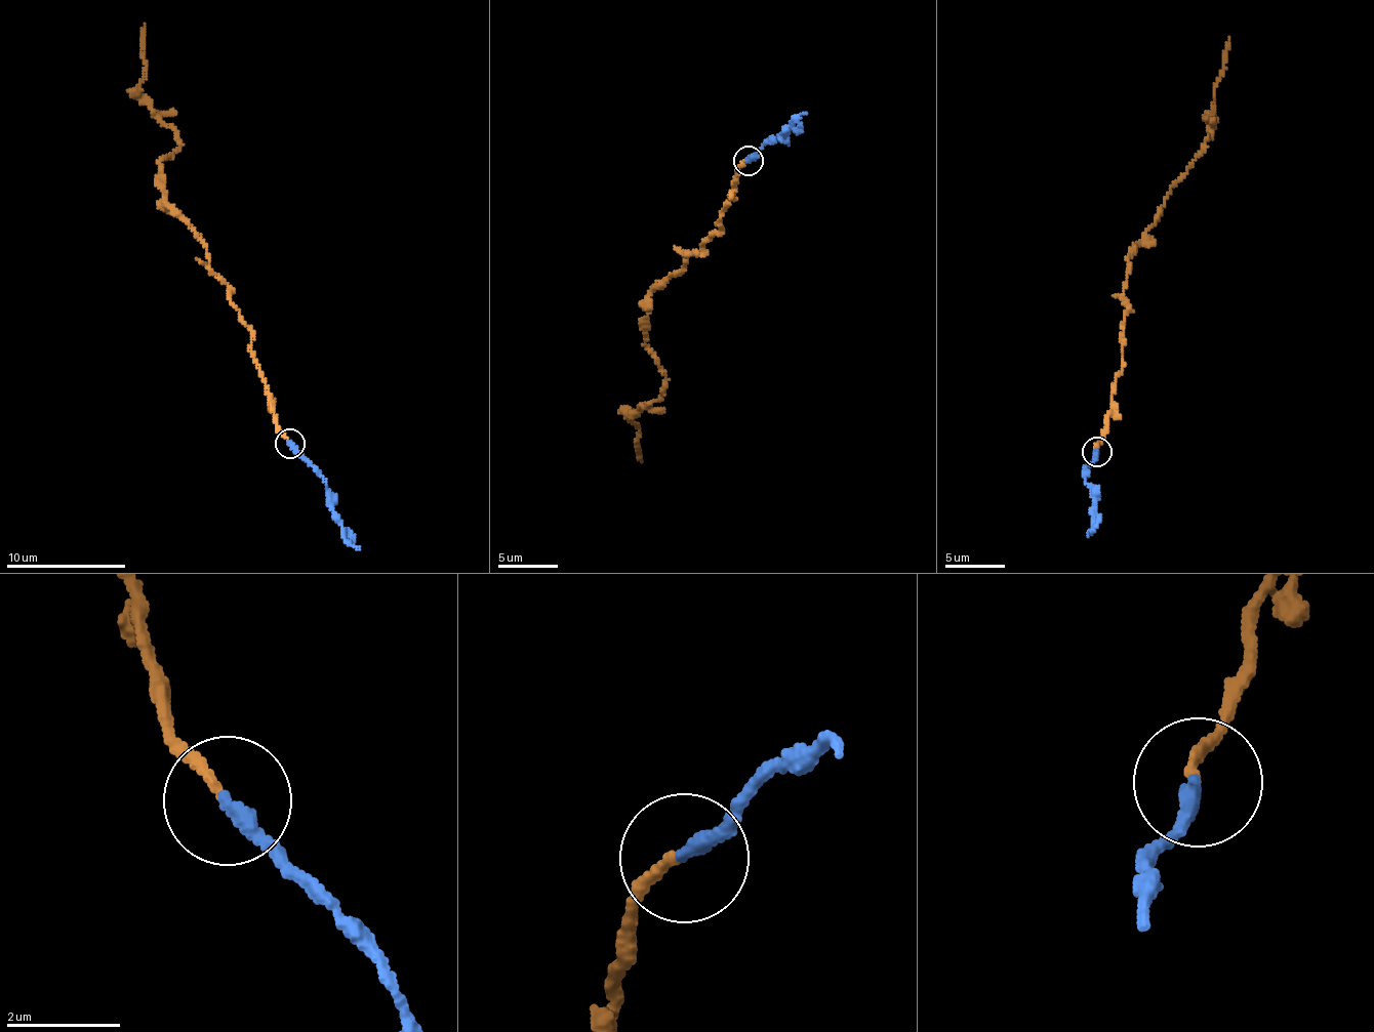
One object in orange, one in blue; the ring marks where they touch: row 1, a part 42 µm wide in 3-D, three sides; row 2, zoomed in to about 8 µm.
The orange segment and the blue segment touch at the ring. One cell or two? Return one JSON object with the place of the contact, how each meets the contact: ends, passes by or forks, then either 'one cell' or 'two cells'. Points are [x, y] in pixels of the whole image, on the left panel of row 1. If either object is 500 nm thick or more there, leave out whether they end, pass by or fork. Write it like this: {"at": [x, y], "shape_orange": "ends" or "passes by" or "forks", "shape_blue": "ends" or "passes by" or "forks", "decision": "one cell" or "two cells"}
{"at": [290, 444], "shape_orange": "ends", "shape_blue": "ends", "decision": "two cells"}

